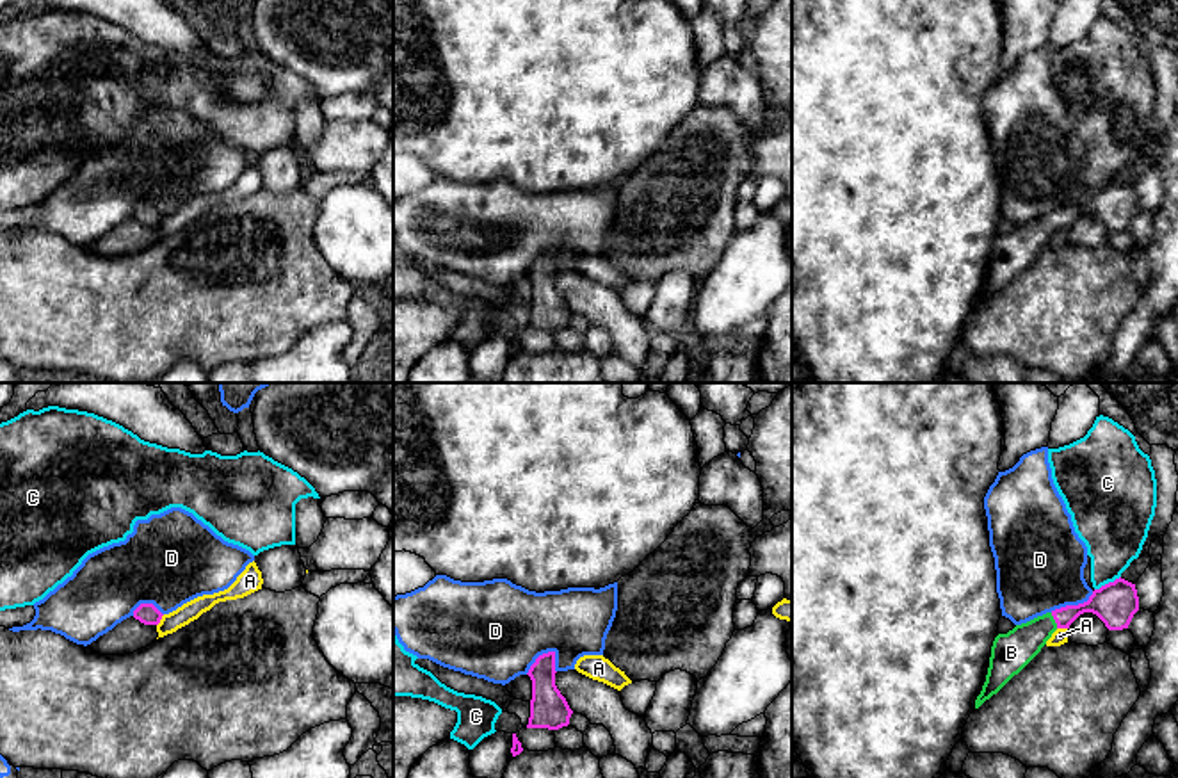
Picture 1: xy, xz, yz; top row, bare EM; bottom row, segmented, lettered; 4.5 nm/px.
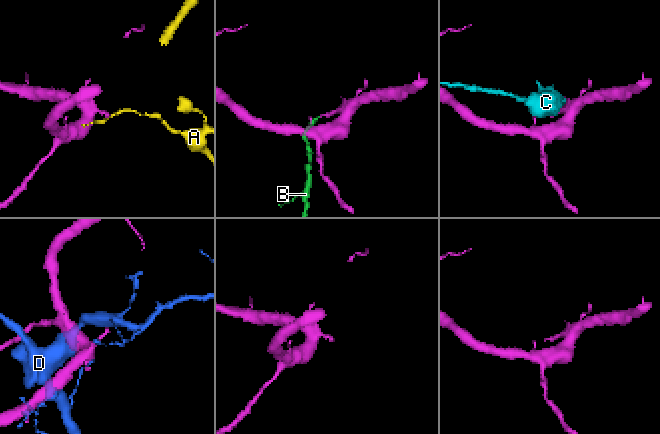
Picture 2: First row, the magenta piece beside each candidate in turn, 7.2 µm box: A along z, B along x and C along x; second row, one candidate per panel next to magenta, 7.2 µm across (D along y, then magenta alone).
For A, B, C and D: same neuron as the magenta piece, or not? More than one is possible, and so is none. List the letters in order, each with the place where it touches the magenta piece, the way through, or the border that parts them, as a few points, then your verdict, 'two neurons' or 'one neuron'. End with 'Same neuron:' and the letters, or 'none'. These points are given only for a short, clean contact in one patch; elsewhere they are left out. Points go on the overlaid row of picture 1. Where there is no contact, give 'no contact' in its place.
A: xy (161, 618) | along xy (164, 615), (157, 625) | two neurons
B: yz (1054, 618) | across yz (1107, 604), (1093, 604), (1054, 618), (1011, 652) | one neuron
C: yz (1109, 583) | two neurons
D: xz (538, 657) | two neurons
Same neuron: B

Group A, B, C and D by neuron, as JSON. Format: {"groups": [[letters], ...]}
{"groups": [["A"], ["B"], ["C"], ["D"]]}

